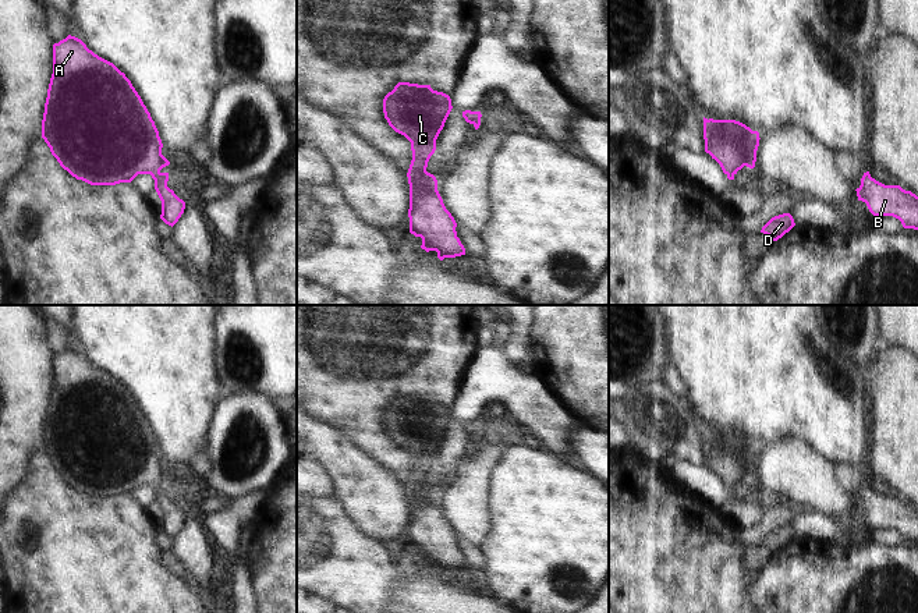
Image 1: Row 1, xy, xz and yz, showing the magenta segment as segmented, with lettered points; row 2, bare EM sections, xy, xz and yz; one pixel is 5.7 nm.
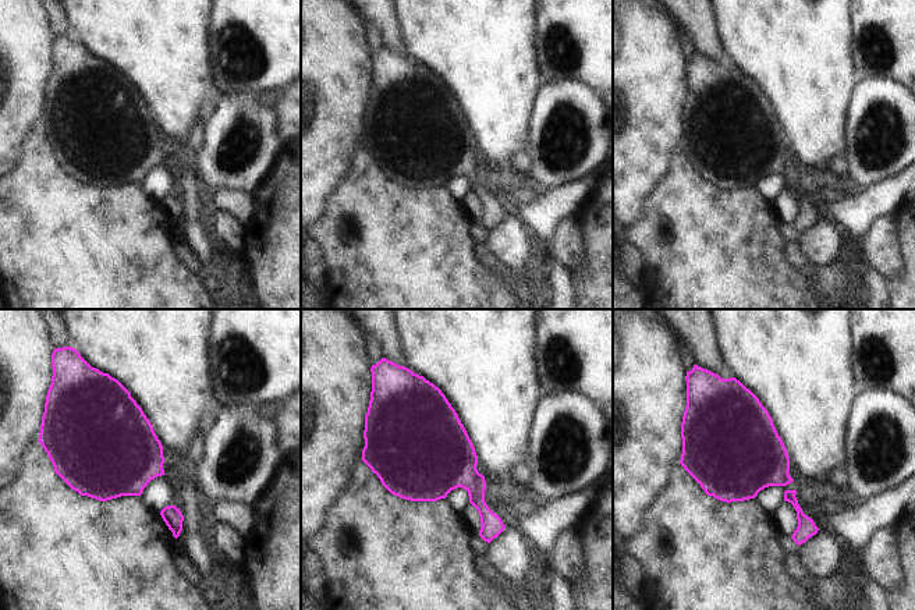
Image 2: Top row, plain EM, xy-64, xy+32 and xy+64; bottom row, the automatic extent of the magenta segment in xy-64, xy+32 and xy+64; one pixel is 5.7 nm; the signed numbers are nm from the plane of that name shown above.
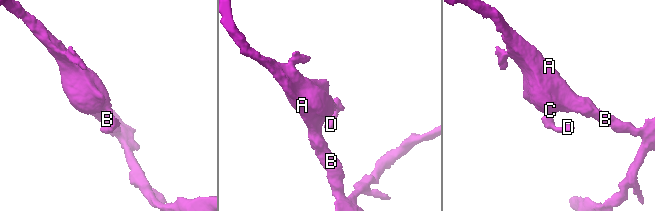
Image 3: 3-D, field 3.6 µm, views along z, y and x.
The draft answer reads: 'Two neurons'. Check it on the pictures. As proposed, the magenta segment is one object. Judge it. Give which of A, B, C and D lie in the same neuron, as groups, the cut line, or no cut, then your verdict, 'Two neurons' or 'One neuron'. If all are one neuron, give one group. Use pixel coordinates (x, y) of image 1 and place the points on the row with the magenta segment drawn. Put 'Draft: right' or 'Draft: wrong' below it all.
Groups: A B C D. No split. One neuron.
Draft: wrong

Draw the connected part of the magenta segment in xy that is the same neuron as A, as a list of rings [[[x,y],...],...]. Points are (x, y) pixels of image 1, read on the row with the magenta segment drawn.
[[[71,35],[53,45],[42,138],[60,166],[77,180],[116,185],[131,183],[138,174],[150,174],[162,201],[160,219],[173,227],[184,213],[185,202],[167,187],[169,173],[160,171],[170,162],[162,155],[159,131],[141,96],[124,72]]]

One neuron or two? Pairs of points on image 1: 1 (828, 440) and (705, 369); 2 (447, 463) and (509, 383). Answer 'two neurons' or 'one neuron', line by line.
1: one neuron
2: one neuron

